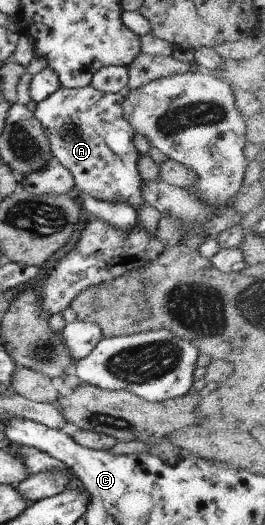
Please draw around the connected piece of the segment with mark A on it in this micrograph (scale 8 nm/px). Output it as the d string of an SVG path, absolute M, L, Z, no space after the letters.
M89 84L74 89L57 89L38 103L33 113L39 124L47 131L45 136L50 153L56 162L62 164L71 173L74 180L74 193L84 192L96 199L123 201L136 210L138 206L145 205L145 202L141 198L141 178L136 167L138 152L132 141L135 132L124 117L123 101L123 92L104 93L95 90Z

